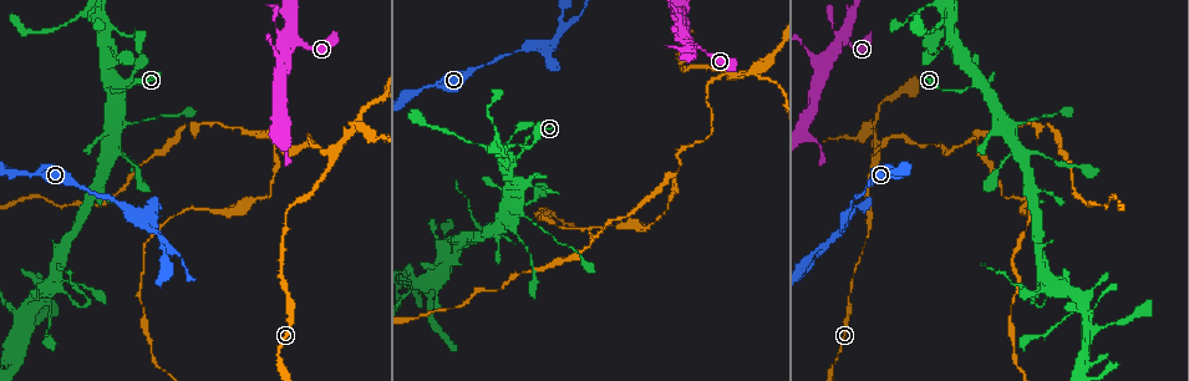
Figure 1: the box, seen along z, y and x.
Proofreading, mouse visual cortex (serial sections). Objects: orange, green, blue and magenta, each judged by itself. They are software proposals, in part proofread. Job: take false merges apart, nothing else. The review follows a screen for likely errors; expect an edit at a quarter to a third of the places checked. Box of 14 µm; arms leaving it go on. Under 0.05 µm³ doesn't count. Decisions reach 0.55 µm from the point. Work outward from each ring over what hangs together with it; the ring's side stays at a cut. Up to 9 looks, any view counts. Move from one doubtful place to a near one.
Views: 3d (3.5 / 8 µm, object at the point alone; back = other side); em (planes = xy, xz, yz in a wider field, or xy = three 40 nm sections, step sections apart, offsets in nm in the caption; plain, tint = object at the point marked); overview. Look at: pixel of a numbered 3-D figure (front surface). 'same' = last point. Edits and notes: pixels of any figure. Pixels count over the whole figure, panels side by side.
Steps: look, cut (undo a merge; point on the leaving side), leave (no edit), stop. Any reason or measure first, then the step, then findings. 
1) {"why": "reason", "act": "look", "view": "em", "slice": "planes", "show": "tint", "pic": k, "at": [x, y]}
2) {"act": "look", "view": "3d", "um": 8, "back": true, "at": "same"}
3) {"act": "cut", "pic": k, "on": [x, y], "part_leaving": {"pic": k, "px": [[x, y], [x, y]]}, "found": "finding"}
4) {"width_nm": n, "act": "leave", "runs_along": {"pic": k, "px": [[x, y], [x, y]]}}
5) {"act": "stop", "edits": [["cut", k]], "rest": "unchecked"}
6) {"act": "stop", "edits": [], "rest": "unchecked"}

{"why": "side arm on a straight run", "act": "look", "view": "3d", "um": 3.5, "pic": 1, "at": [166, 243]}

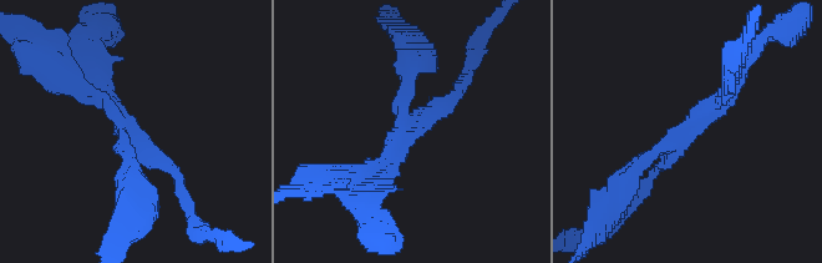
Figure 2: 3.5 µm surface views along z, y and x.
{"arms": 3, "arm_widths_nm": [200, 200, 200], "act": "look", "view": "em", "slice": "planes", "show": "tint", "pic": 2, "at": [129, 129]}

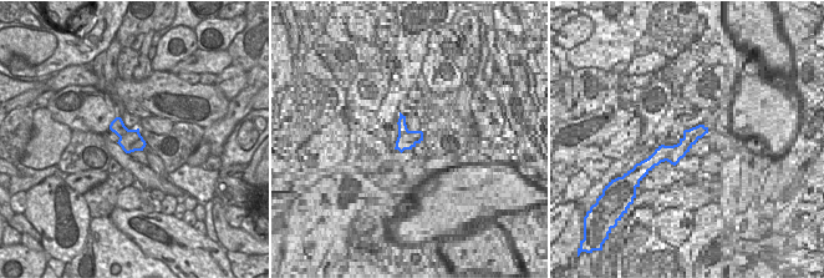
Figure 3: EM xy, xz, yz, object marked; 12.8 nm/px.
{"why": "another direction", "act": "look", "view": "em", "slice": "xy", "step": 2, "show": "tint", "at": "same"}

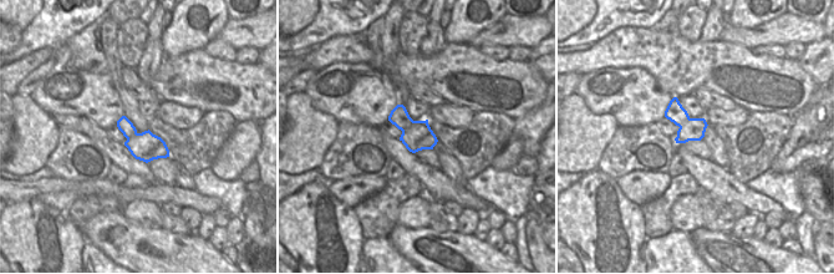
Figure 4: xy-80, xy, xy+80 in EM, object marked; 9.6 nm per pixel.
{"act": "cut", "pic": 2, "on": [133, 165], "part_leaving": {"pic": 2, "px": [[26, 45], [115, 114]]}, "found": "a second cell is stuck on"}

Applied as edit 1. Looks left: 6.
{"why": "redraw", "act": "look", "view": "overview"}

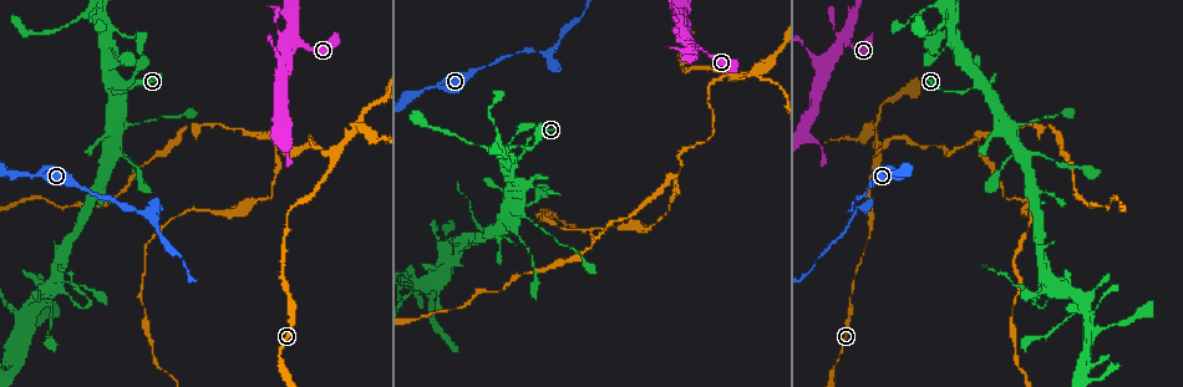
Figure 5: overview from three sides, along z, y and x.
{"act": "look", "view": "3d", "um": 8, "back": true, "pic": 5, "at": [297, 44]}

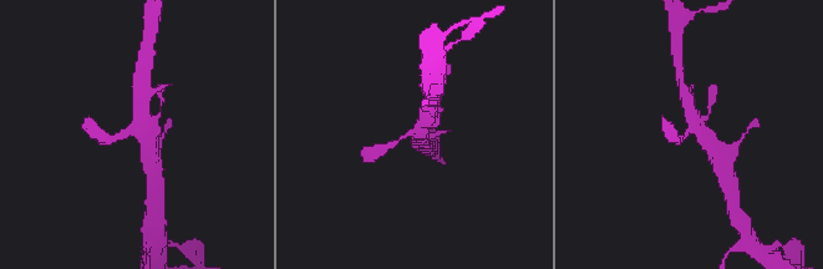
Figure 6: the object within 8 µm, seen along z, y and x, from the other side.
{"arms": 4, "arm_widths_nm": [250, 250, 400, 500], "act": "look", "view": "em", "slice": "xy", "step": 1, "show": "tint", "pic": 6, "at": [136, 127]}

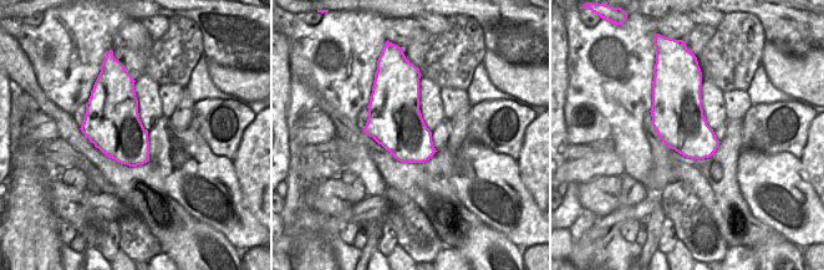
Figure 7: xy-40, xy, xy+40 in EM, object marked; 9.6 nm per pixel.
{"act": "leave", "found": "all the same cell"}

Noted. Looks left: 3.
{"why": "three arms meet", "act": "look", "view": "3d", "um": 3.5, "pic": 5, "at": [333, 157]}

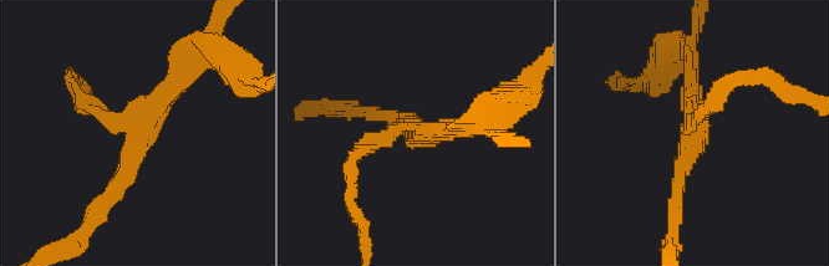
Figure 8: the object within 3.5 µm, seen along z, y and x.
{"arms": 3, "arm_widths_nm": [150, 150, 200], "act": "look", "view": "em", "slice": "xy", "step": 5, "show": "plain", "pic": 8, "at": [691, 134]}

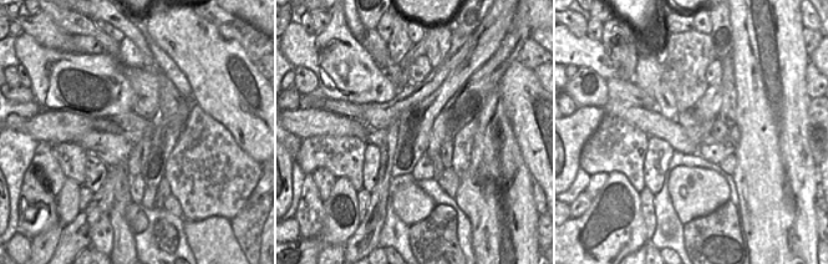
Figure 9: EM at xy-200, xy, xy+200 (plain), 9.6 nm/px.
{"why": "where the object lies", "act": "look", "view": "em", "slice": "xy", "step": 5, "show": "tint", "at": "same"}

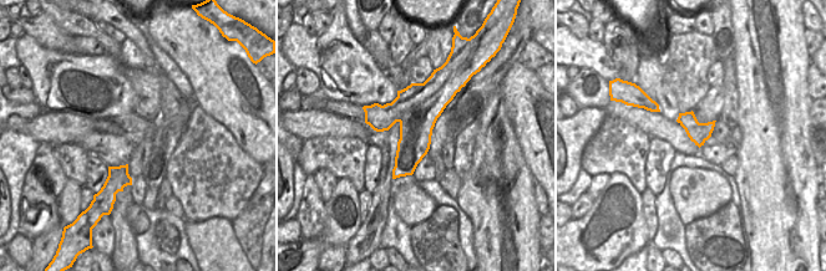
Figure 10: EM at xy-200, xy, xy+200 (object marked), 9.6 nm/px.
{"act": "cut", "pic": 8, "on": [242, 82], "border": {"pic": 10, "px": [[447, 80], [414, 105], [400, 122]]}, "found": "a second cell is stuck on"}

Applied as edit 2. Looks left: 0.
{"act": "stop", "edits": [["cut", 2], ["cut", 8]], "rest": "unchecked"}

